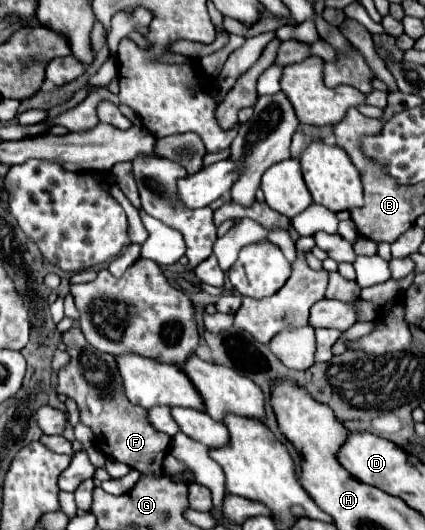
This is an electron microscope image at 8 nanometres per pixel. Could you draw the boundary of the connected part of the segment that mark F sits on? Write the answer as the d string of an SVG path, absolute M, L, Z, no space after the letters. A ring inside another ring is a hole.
M78 326L64 332L62 342L72 358L58 372L58 394L74 398L82 424L94 430L94 446L108 458L138 470L142 476L162 476L162 460L168 454L172 438L158 432L150 420L146 420L144 408L126 400L126 394L122 392L122 376L118 376L118 366L114 364L116 358L90 346Z

